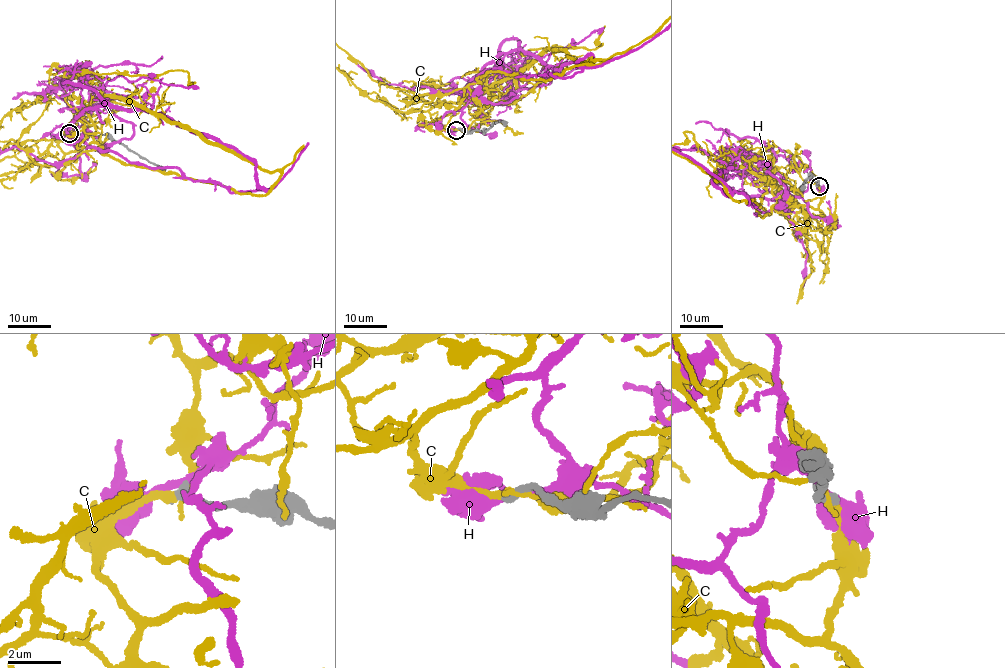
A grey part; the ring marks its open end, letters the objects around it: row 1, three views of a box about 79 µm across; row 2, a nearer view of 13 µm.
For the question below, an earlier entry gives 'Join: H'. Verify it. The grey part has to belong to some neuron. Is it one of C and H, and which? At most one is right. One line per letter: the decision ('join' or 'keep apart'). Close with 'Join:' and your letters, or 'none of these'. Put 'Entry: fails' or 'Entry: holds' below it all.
C: join
H: keep apart
Join: C
Entry: fails

